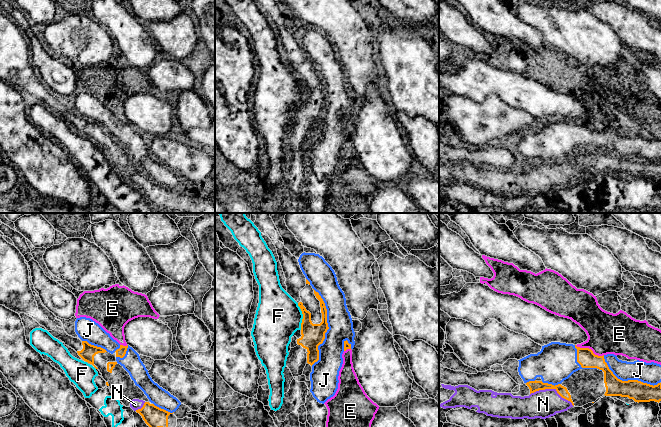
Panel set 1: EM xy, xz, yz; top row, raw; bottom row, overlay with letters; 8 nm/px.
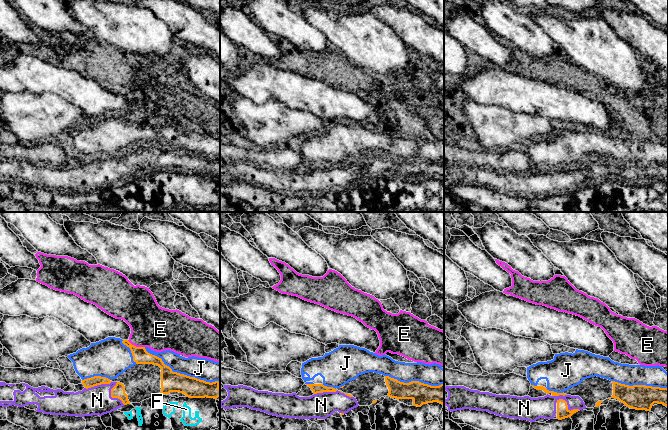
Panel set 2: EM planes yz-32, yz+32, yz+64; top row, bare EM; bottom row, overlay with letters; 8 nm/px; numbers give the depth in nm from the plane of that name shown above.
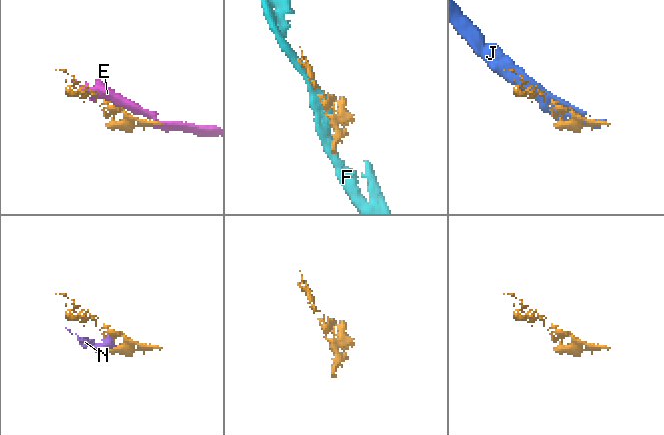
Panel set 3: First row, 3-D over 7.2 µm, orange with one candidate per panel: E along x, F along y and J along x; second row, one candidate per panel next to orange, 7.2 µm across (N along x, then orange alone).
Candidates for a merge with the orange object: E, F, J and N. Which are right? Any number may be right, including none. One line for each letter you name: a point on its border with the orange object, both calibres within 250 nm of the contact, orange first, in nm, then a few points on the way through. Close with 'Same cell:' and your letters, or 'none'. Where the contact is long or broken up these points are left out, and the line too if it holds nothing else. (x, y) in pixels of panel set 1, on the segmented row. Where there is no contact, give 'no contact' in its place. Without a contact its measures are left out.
N: yz (552, 388) | 90/220 nm
Same cell: N

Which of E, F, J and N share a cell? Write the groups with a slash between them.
E J / F / N

